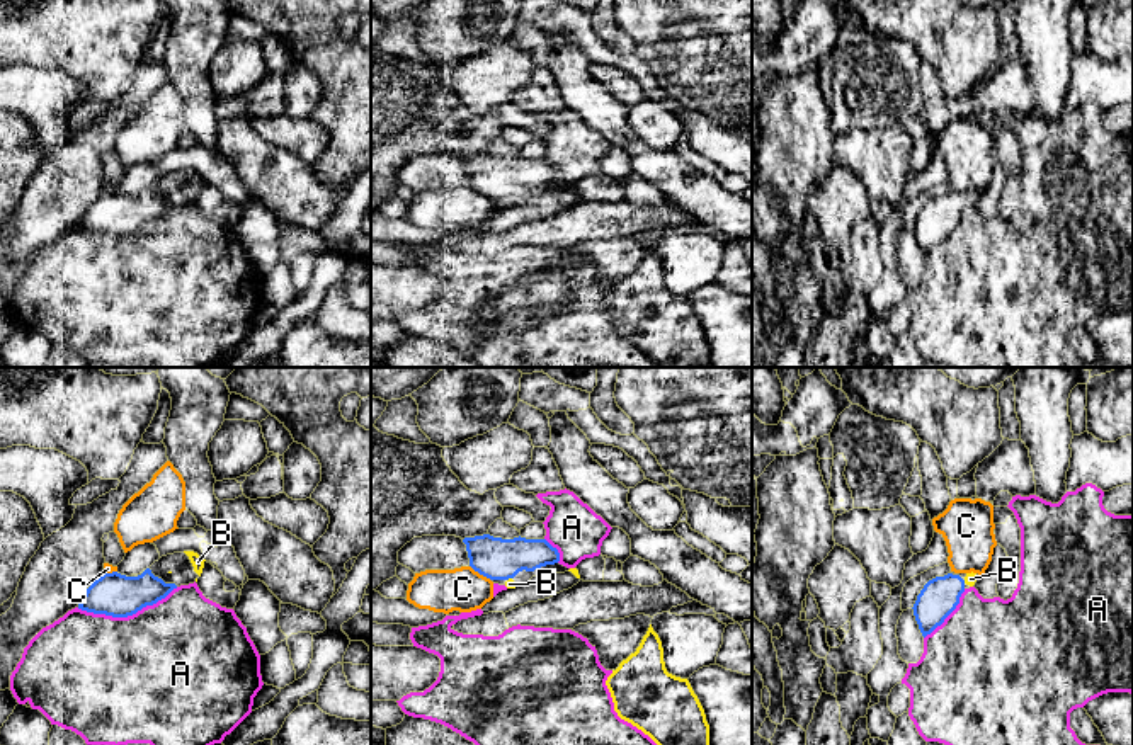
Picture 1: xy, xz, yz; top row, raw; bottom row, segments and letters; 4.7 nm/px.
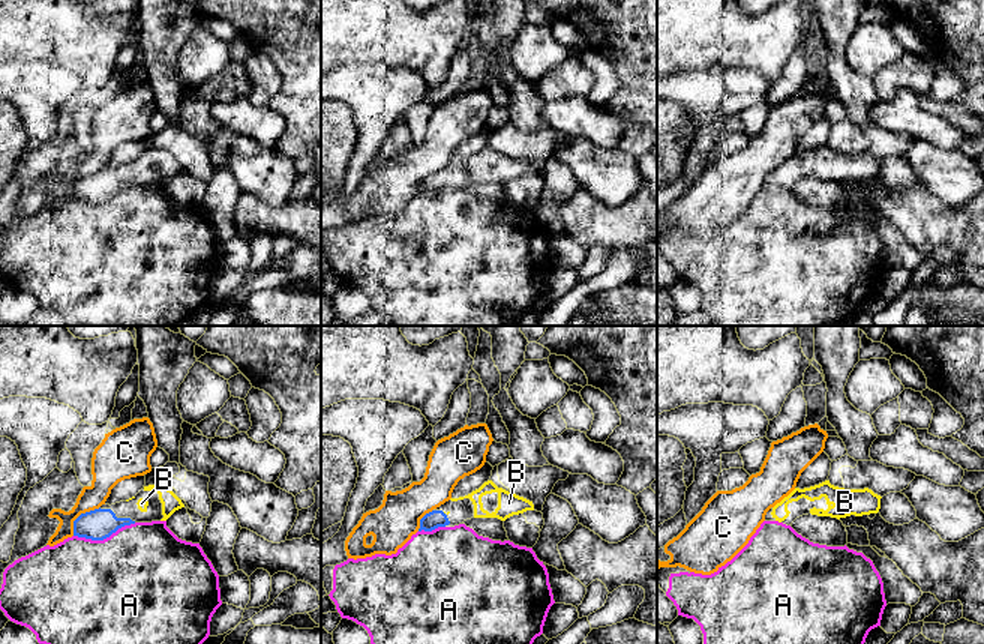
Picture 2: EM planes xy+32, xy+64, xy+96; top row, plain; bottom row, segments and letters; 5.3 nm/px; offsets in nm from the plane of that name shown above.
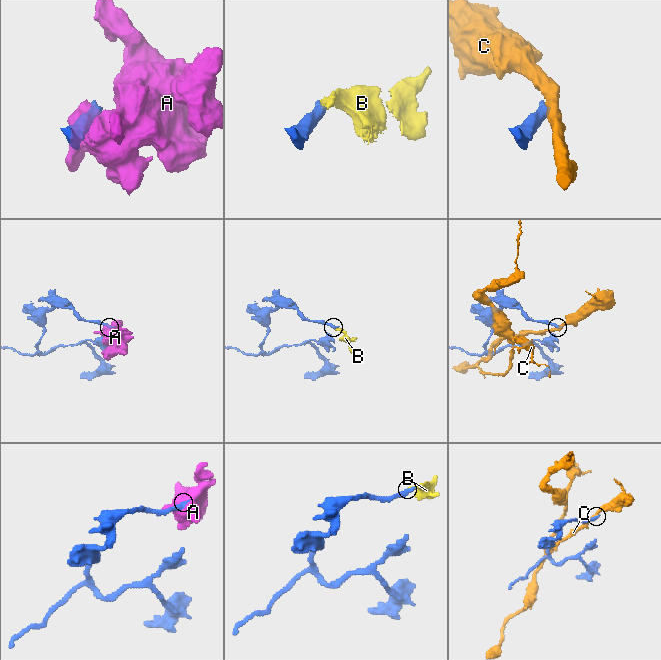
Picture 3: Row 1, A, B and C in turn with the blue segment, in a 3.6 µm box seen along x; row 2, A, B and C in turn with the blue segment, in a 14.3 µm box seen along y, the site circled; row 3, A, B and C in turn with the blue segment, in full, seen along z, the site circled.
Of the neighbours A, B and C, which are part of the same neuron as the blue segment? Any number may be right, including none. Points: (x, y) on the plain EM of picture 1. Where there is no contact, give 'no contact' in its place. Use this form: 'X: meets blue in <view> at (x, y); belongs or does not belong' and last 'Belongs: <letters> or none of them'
A: meets blue in xy at (126, 235); does not belong
B: meets blue in xz at (509, 196); belongs
C: meets blue in xz at (480, 193); does not belong
Belongs: B

